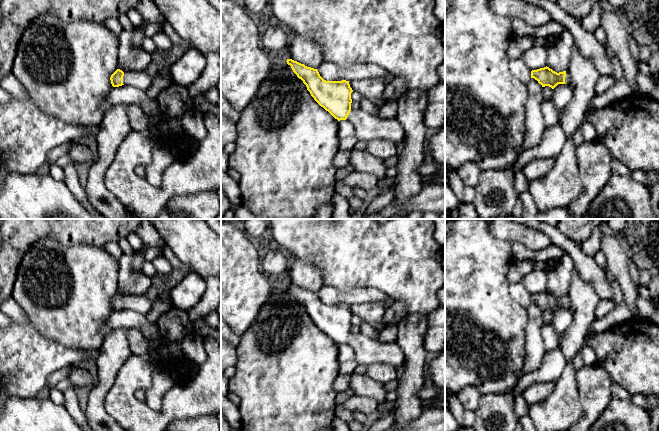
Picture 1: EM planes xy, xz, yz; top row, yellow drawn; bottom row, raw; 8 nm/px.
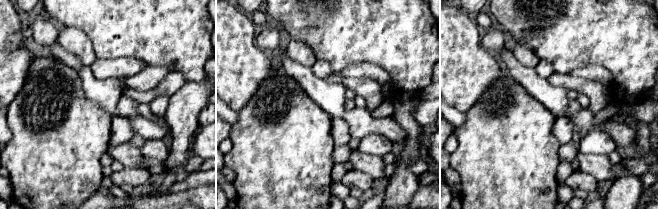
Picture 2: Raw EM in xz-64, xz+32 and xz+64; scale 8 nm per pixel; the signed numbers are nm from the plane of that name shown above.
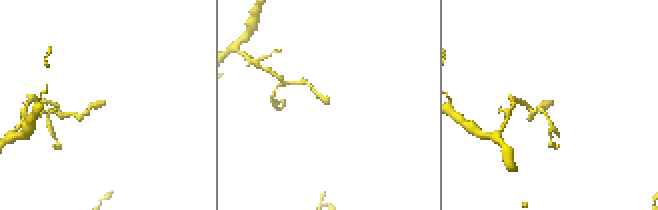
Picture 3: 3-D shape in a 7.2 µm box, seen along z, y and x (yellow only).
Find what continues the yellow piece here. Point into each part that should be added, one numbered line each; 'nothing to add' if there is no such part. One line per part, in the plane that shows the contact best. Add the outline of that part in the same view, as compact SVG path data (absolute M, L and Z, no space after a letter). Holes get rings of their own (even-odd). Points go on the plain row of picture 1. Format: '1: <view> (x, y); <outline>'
1: xy (141, 303); M147 292L135 295L125 295L123 308L147 315L154 306L156 299L150 299Z

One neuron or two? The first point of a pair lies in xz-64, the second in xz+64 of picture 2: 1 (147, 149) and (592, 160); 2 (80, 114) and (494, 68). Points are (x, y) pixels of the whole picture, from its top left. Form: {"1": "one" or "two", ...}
{"1": "two", "2": "two"}

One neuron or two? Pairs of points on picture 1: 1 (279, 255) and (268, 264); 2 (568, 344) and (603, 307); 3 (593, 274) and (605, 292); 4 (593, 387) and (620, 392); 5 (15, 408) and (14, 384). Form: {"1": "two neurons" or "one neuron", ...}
{"1": "one neuron", "2": "two neurons", "3": "one neuron", "4": "two neurons", "5": "two neurons"}

